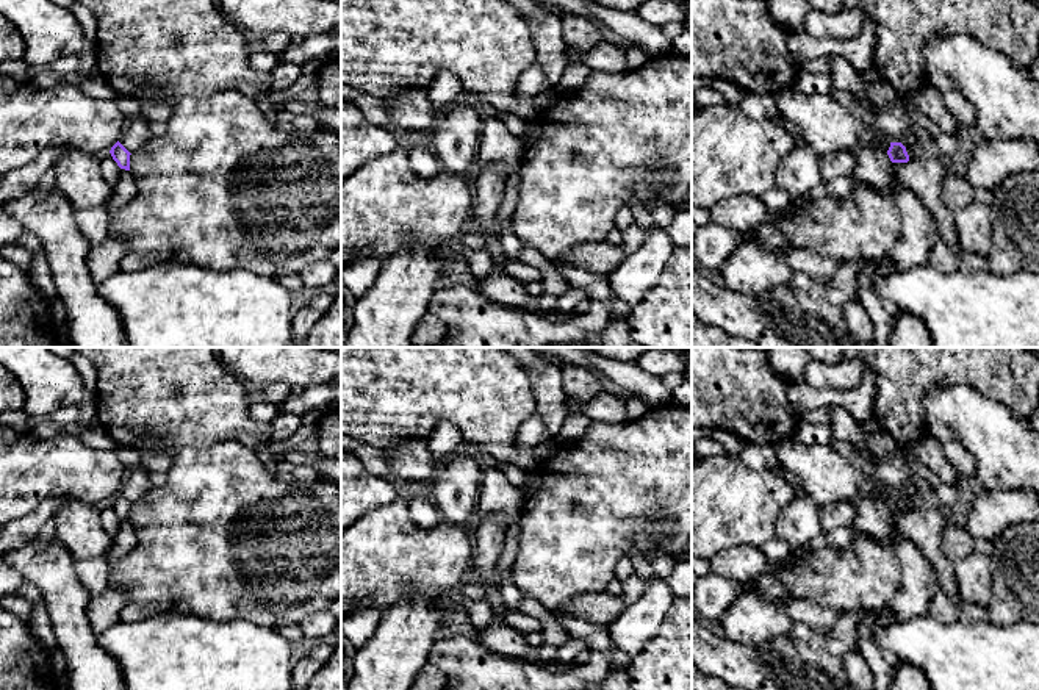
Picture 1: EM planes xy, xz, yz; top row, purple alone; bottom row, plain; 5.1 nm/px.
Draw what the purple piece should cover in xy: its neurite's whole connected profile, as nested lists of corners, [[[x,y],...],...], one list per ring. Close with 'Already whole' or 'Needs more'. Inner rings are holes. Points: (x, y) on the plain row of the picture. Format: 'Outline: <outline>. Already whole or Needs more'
Outline: [[[117,491],[110,501],[113,510],[120,519],[130,521],[130,502]]]. Already whole

